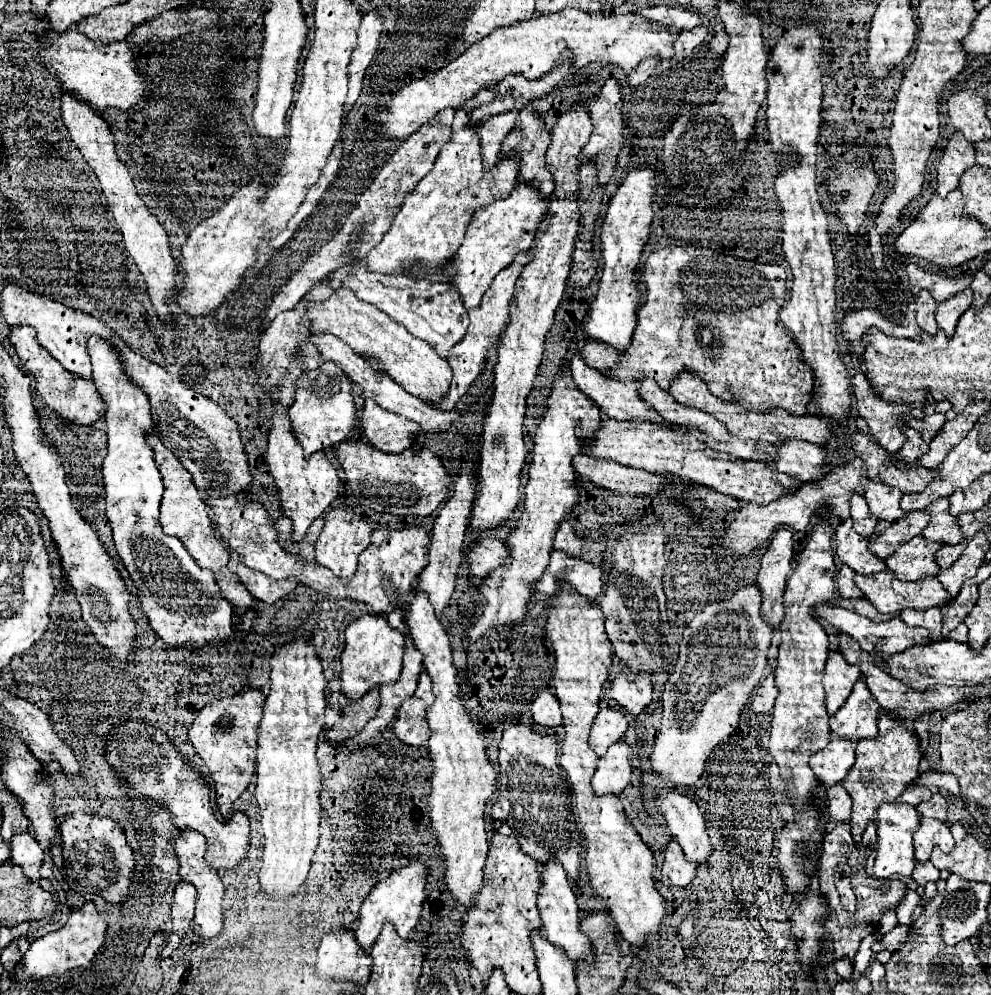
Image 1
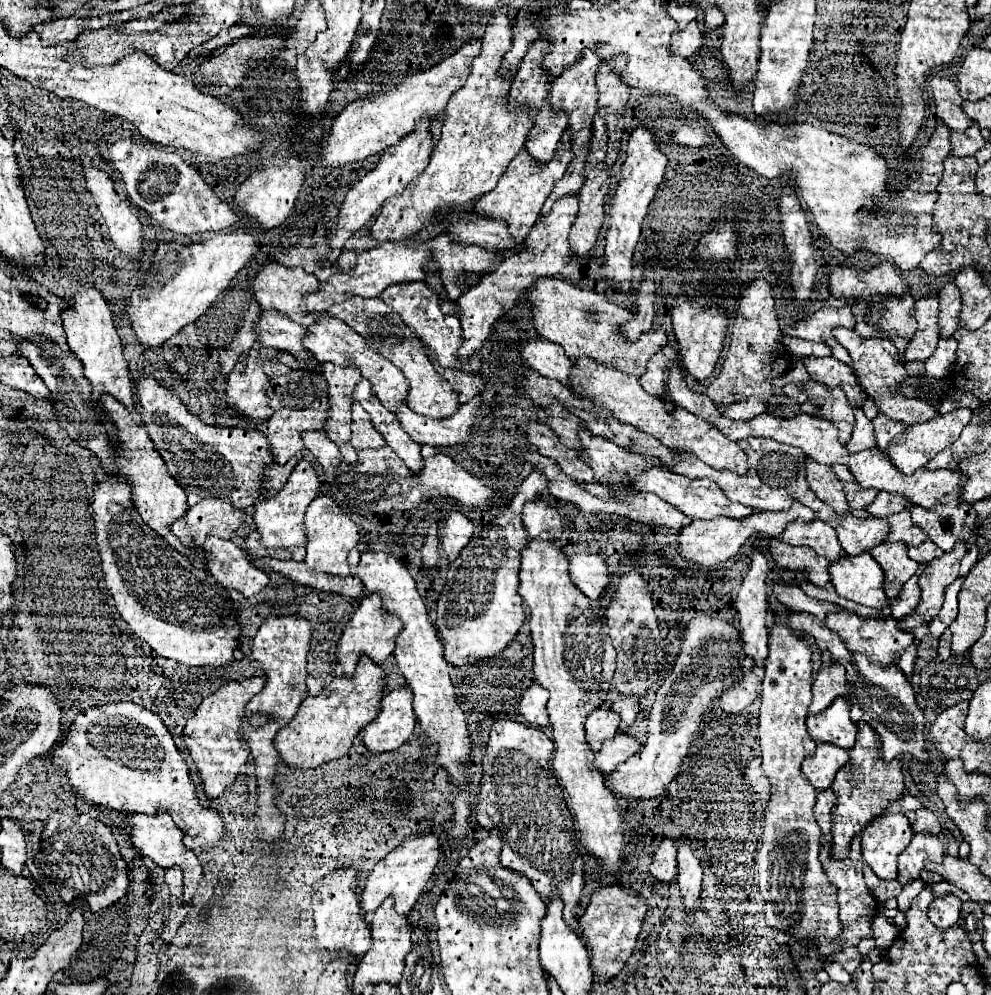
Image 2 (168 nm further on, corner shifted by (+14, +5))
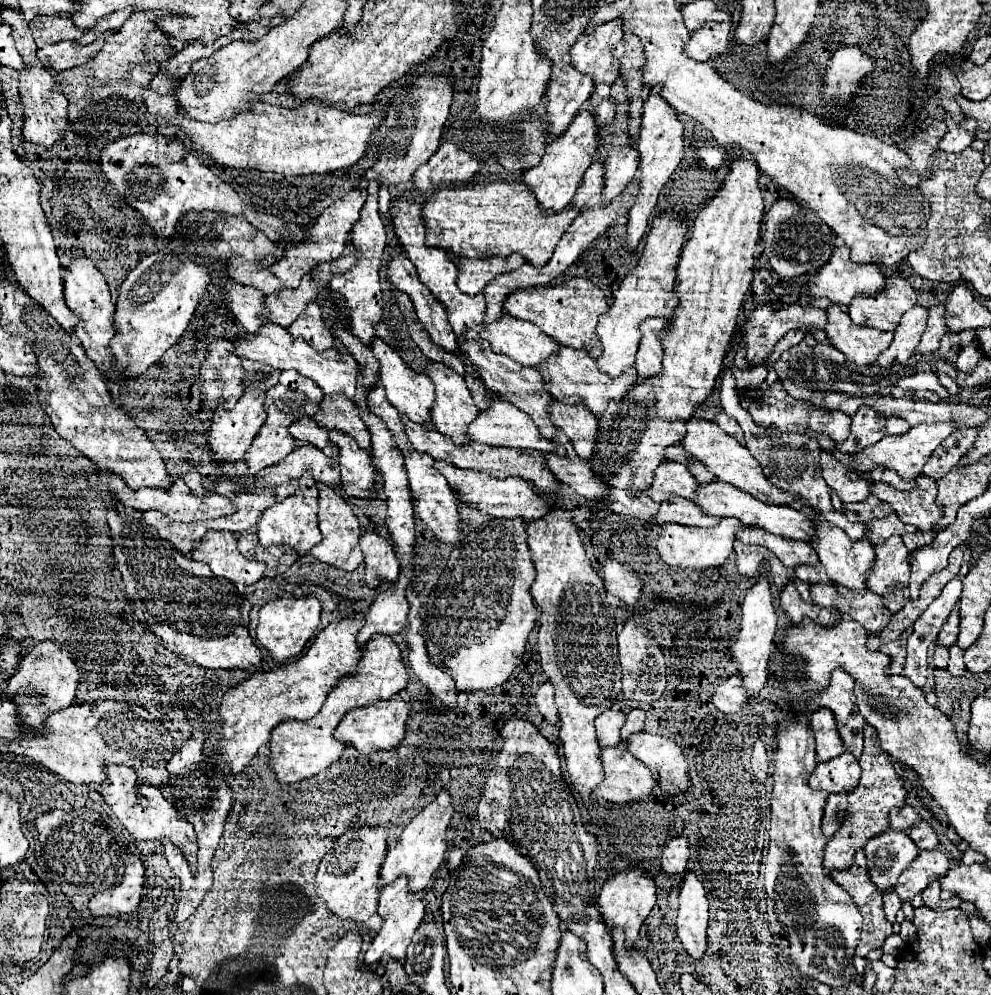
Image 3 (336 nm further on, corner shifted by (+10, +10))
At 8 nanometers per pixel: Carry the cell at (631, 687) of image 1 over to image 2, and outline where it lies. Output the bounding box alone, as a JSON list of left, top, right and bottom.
[612,695,640,733]

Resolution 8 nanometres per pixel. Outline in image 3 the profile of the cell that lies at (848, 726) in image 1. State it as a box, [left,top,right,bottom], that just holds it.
[810,708,844,762]

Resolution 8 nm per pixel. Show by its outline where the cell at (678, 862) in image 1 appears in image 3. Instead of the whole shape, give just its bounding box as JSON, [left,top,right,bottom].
[660,838,690,874]

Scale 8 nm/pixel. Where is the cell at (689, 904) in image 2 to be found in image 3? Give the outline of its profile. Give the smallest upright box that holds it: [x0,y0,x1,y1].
[676,870,708,958]

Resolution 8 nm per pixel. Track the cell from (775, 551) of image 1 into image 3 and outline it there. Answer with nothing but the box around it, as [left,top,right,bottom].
[732,570,776,696]

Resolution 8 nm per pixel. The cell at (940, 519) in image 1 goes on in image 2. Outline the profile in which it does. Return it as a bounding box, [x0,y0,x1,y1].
[884,511,928,545]

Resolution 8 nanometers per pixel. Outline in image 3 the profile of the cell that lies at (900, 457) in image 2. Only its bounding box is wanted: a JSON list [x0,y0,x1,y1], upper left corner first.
[856,422,956,478]

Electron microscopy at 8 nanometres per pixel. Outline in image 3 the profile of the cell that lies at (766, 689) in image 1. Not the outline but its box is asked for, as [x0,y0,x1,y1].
[712,675,748,714]

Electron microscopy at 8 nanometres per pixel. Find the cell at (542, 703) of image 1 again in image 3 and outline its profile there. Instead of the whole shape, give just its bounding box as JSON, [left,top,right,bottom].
[534,682,558,724]

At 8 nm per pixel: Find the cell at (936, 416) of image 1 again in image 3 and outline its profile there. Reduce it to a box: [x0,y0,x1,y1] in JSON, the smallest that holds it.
[824,306,892,366]

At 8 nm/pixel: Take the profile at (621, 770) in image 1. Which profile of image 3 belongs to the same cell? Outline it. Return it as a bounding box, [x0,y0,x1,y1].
[622,732,688,794]

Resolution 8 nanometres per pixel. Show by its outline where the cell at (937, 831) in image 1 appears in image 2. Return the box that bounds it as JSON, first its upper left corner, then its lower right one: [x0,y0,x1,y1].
[896,833,944,885]

